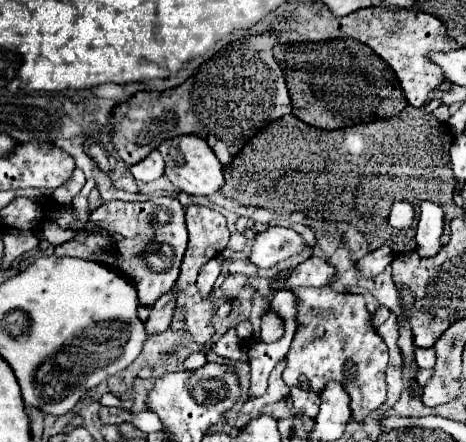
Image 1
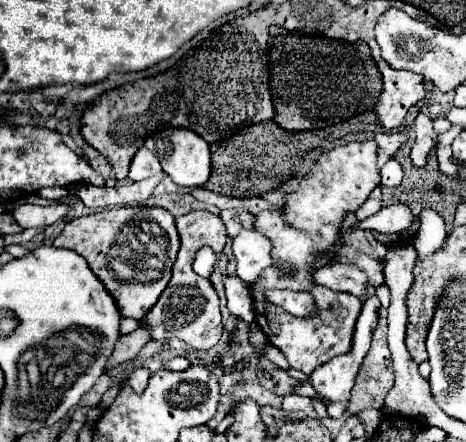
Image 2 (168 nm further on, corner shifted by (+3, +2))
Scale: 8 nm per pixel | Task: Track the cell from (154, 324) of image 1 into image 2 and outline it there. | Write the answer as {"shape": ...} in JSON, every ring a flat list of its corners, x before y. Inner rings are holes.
{"shape":[[141,325,137,327,133,333,129,335,121,335,117,345,115,345,115,351,107,363,107,369,123,363,123,361,131,361,137,357,137,353,151,341,149,337,149,325]]}

